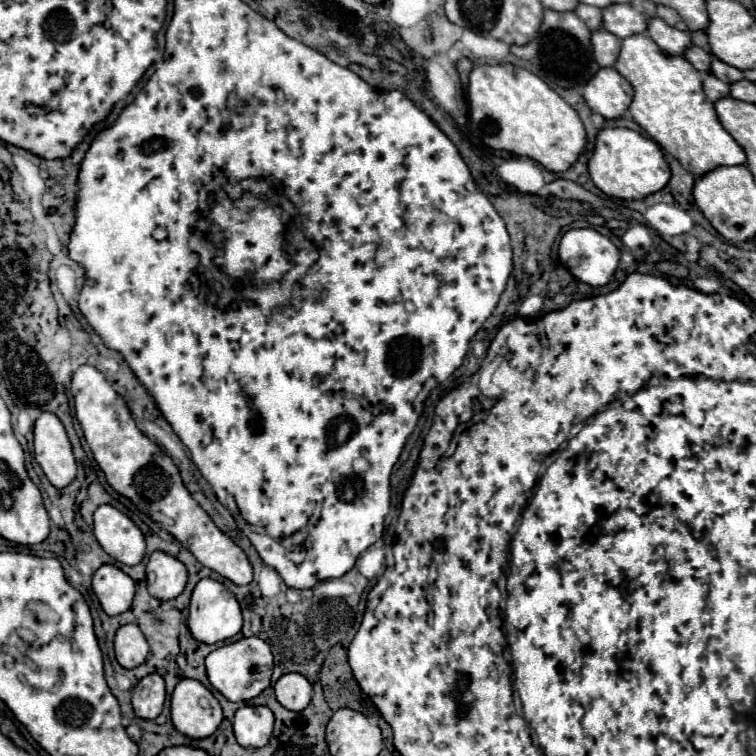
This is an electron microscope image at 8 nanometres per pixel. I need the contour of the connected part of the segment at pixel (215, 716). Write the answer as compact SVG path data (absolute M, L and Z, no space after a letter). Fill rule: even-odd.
M196 680L178 682L170 698L170 718L178 732L200 740L216 732L222 722L222 708L208 688Z

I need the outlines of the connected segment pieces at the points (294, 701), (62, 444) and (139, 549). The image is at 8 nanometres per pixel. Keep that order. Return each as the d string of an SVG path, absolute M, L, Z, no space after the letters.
M284 674L274 684L276 700L292 712L300 712L310 704L312 698L312 686L302 674Z
M42 412L34 424L34 458L54 488L64 488L76 478L76 460L62 422Z
M108 504L94 512L94 536L106 554L126 566L136 566L144 556L146 544L140 528Z

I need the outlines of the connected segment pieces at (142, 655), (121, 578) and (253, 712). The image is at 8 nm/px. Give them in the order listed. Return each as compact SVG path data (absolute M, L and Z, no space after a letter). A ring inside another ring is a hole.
M126 624L114 638L116 660L122 668L136 668L148 656L148 642L136 624Z
M104 564L94 572L92 590L108 616L118 616L128 610L134 598L132 578L110 564Z
M242 706L232 720L236 742L244 748L266 746L274 728L274 714L266 706Z

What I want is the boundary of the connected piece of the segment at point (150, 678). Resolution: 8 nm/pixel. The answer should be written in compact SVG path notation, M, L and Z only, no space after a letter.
M158 674L144 676L134 688L132 688L132 708L138 718L152 720L162 712L166 698L164 680Z

